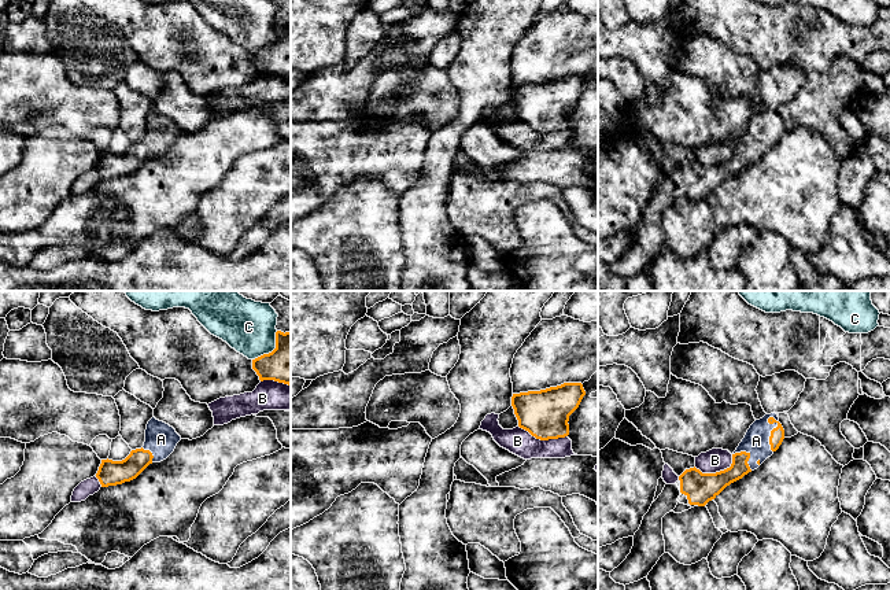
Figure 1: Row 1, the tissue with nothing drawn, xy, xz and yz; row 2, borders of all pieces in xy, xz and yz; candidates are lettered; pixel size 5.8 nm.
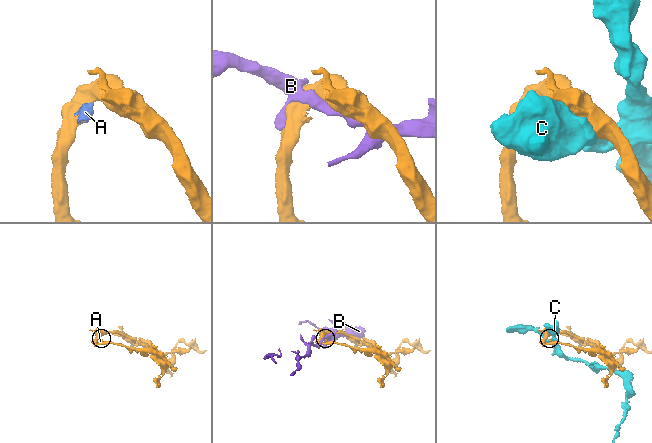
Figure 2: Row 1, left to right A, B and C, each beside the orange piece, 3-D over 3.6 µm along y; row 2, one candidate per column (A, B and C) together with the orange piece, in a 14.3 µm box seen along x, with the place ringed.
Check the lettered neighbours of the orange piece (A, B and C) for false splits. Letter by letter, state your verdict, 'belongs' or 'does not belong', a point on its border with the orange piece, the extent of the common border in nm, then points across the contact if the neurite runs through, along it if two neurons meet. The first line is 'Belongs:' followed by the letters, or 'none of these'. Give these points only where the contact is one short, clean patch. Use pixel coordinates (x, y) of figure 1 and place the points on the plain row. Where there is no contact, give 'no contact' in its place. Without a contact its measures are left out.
Belongs: A
A: belongs; contact yz (771, 126); length 220 nm
B: does not belong; contact xz (543, 132); length 300 nm
C: does not belong; contact xy (273, 43); length 220 nm

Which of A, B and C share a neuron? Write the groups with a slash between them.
A / B / C

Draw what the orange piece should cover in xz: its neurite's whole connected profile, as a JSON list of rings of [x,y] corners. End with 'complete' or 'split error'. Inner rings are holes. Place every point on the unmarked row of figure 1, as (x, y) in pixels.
[[[564,75],[540,84],[513,86],[512,99],[520,121],[540,133],[558,132],[569,128],[569,108],[584,88],[581,75]]] | complete

